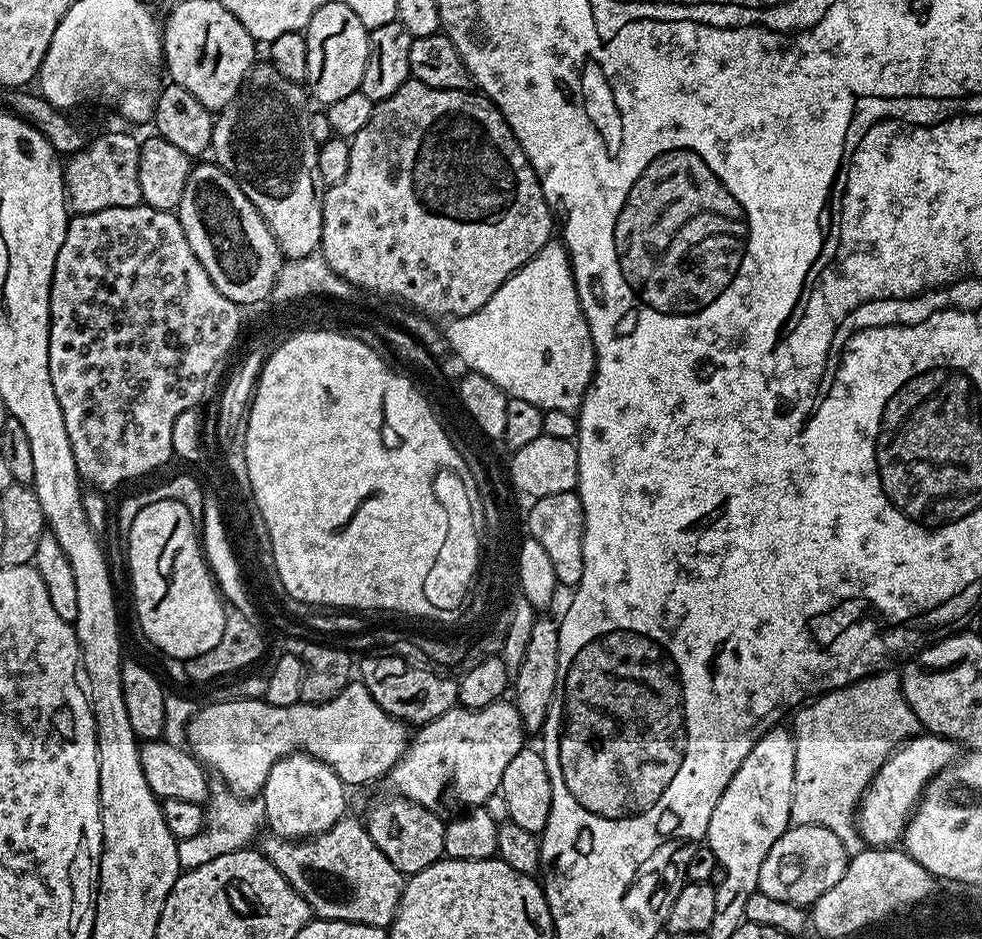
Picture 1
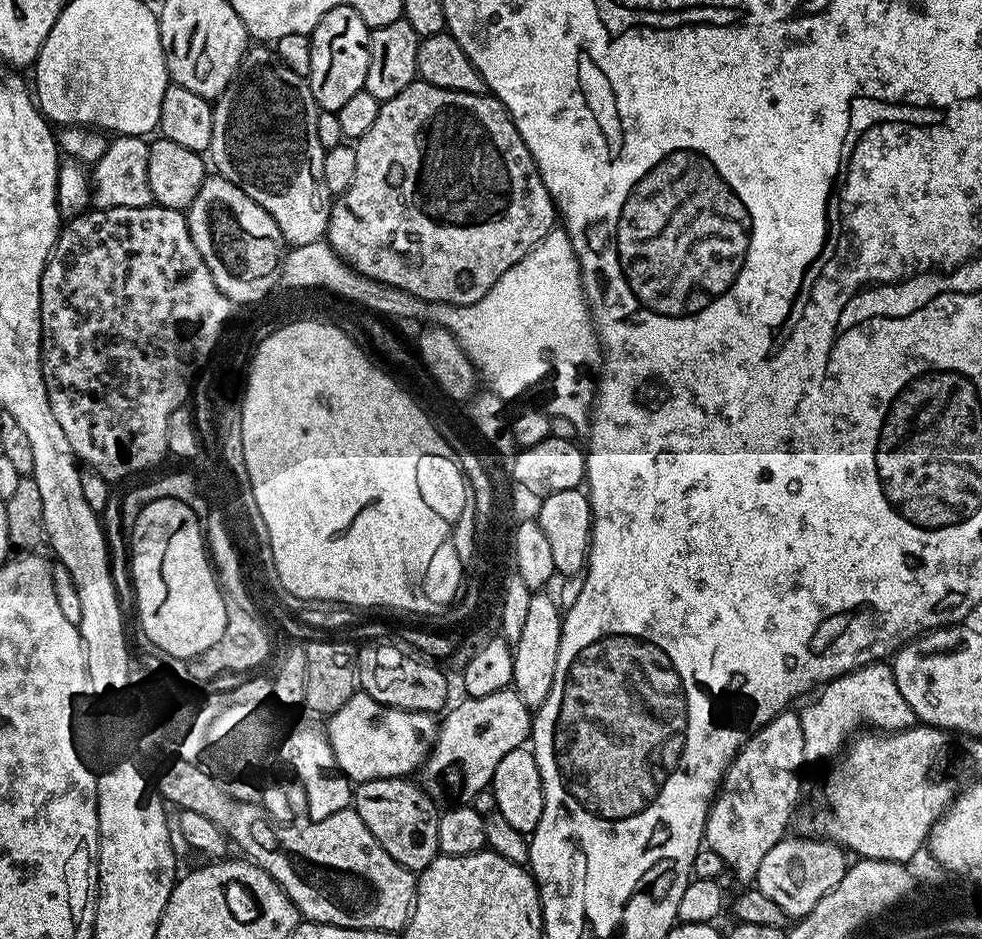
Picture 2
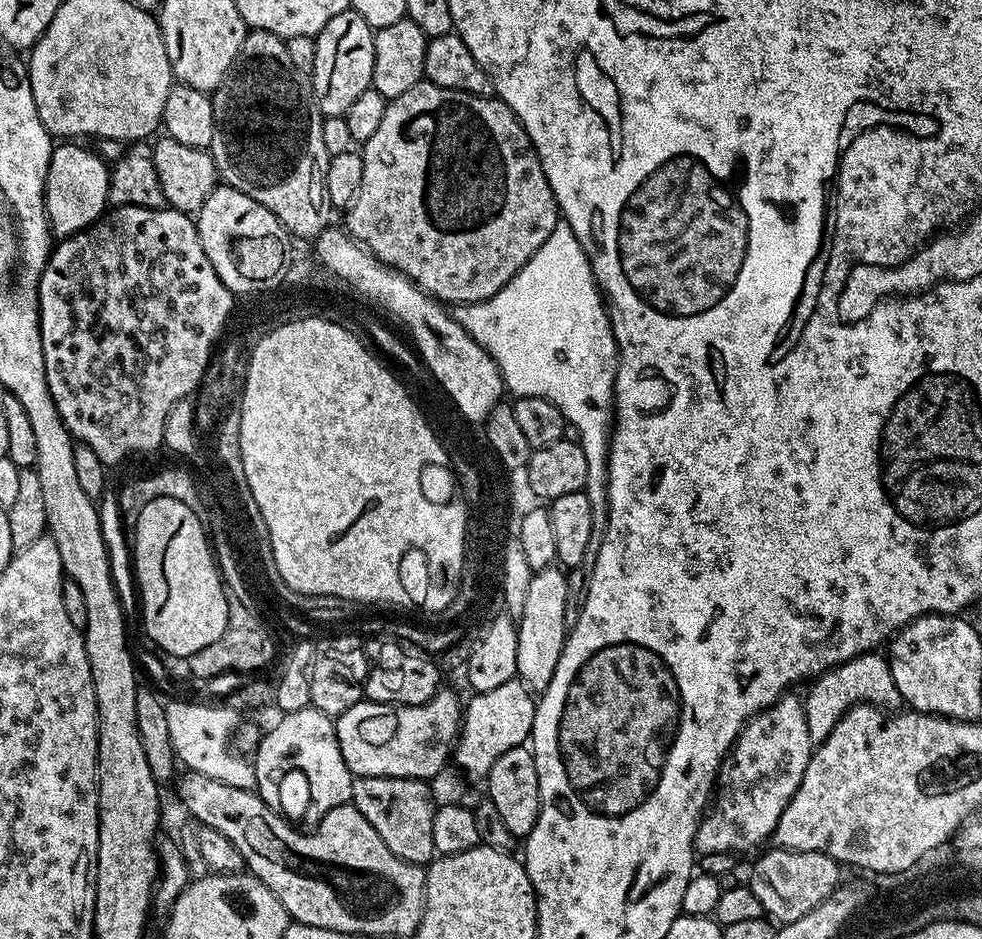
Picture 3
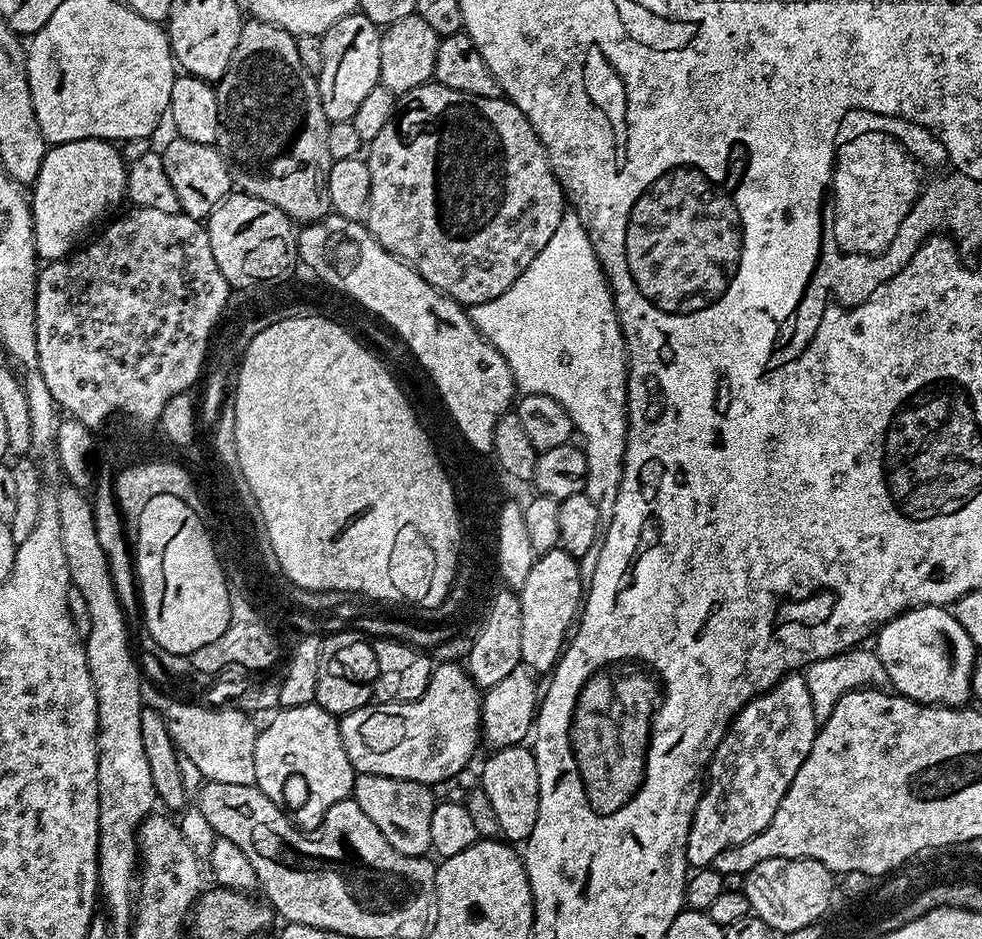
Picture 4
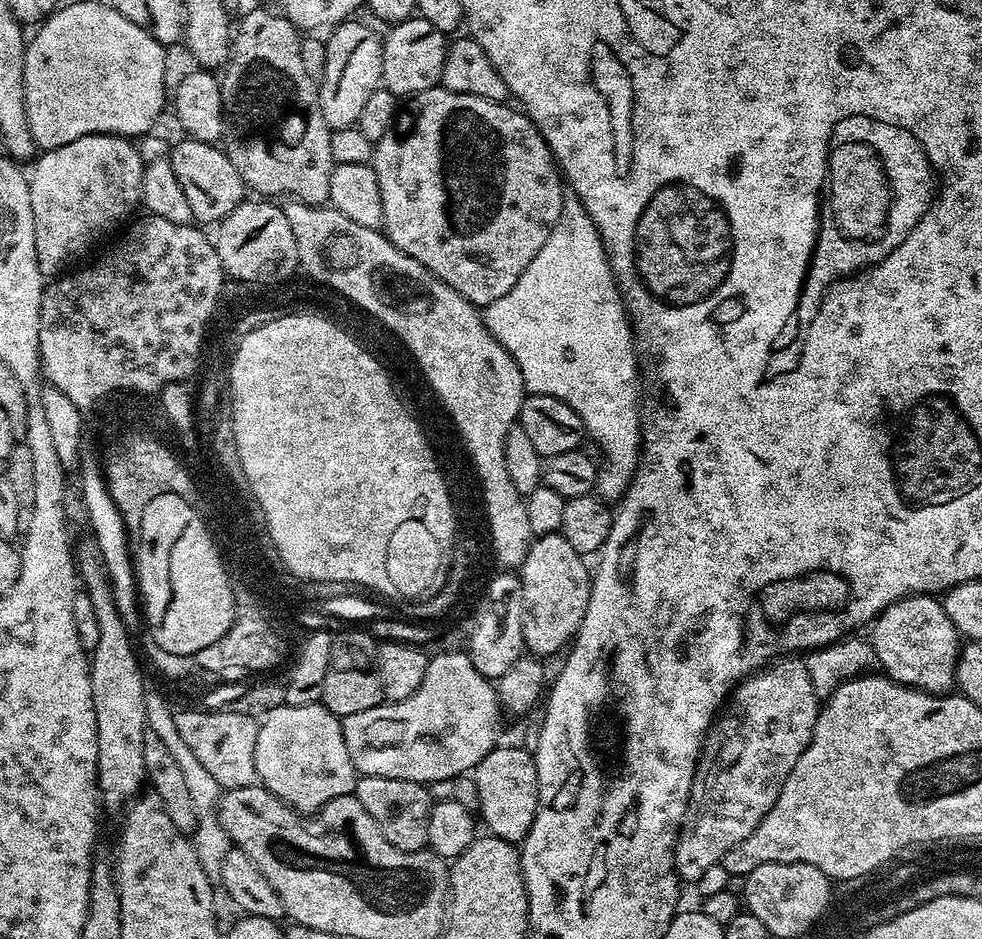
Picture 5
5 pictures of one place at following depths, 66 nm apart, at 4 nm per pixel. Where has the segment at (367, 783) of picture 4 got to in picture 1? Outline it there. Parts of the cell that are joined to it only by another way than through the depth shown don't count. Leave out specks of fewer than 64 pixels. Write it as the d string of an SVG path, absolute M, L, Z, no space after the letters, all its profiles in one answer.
M388 794L385 800L380 800L368 812L368 817L363 817L362 823L368 829L370 838L374 838L374 846L394 862L398 871L404 873L405 877L413 876L416 872L426 870L426 866L433 864L435 860L444 856L444 825L445 821L440 820L439 811L418 806L413 800L397 798L395 795Z

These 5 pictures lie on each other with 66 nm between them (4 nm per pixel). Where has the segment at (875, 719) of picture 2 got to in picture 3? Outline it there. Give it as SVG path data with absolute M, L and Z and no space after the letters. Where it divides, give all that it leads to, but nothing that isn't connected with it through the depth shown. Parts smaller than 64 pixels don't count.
M876 650L863 652L860 656L837 664L827 672L821 672L811 684L812 689L809 690L808 696L803 697L803 702L806 730L810 730L813 742L825 740L844 713L856 704L874 704L888 710L899 709L902 704L898 686L894 686L894 674L890 674L887 655Z

